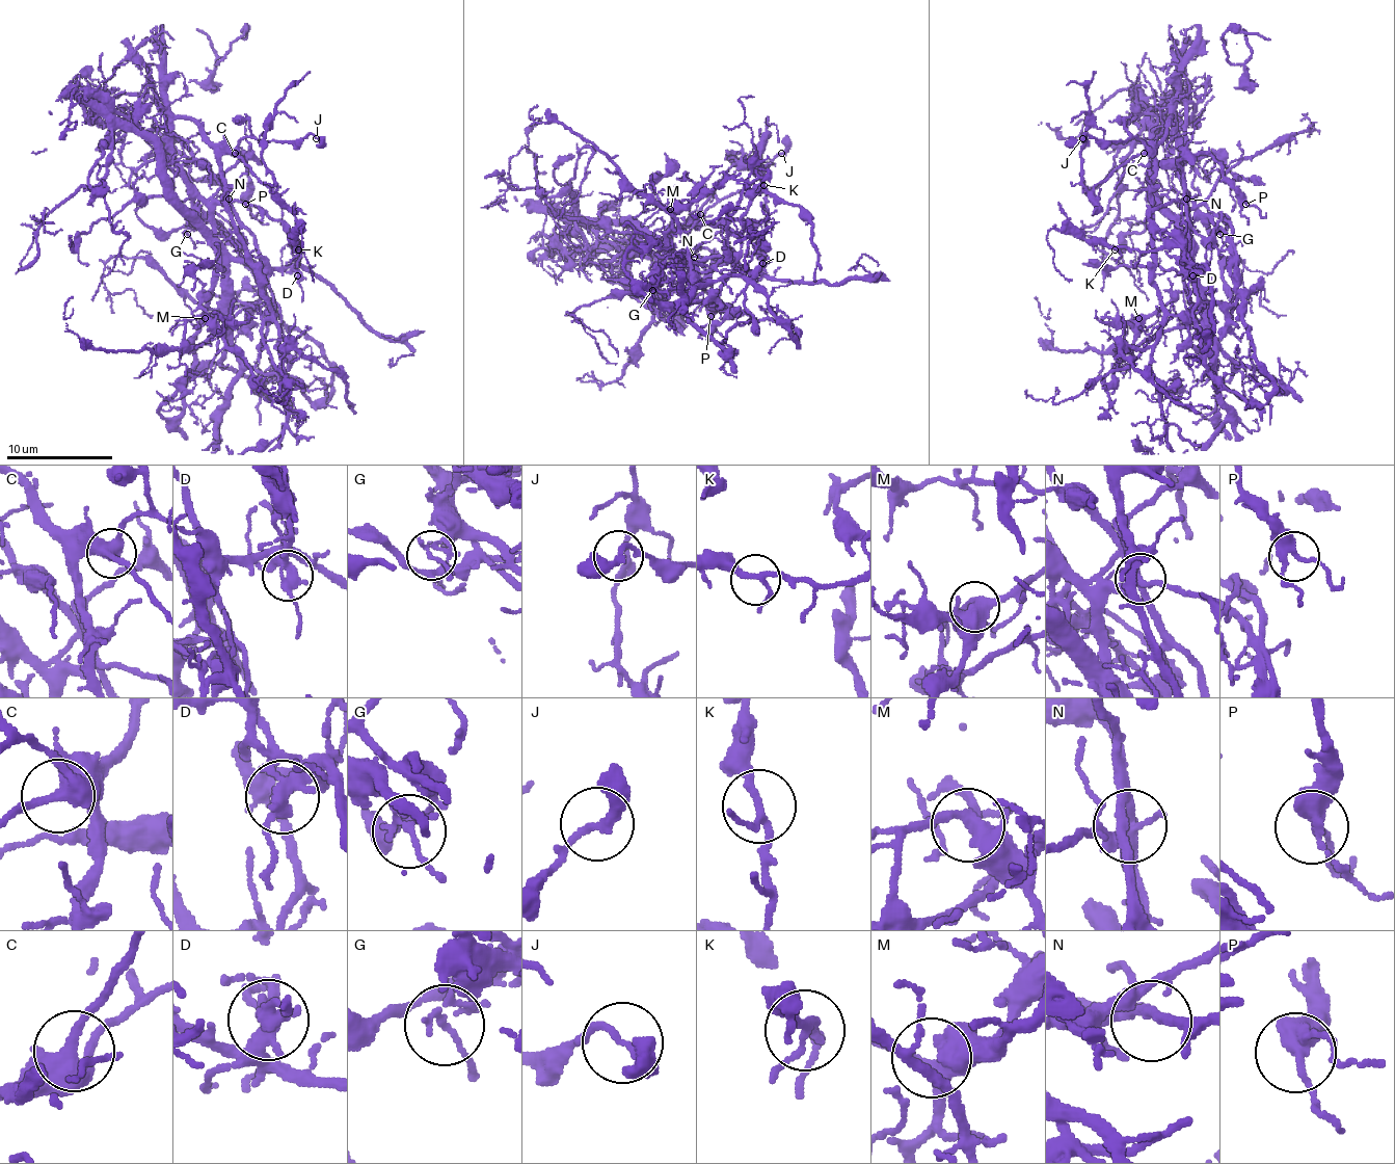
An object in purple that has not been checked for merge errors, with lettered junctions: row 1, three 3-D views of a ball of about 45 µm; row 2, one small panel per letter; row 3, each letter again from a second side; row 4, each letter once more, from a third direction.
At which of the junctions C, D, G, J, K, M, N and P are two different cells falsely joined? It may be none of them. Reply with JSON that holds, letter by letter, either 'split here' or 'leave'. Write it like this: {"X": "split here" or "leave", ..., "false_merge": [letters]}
{"C": "leave", "D": "split here", "G": "split here", "J": "leave", "K": "leave", "M": "leave", "N": "leave", "P": "leave", "false_merge": ["D", "G"]}

